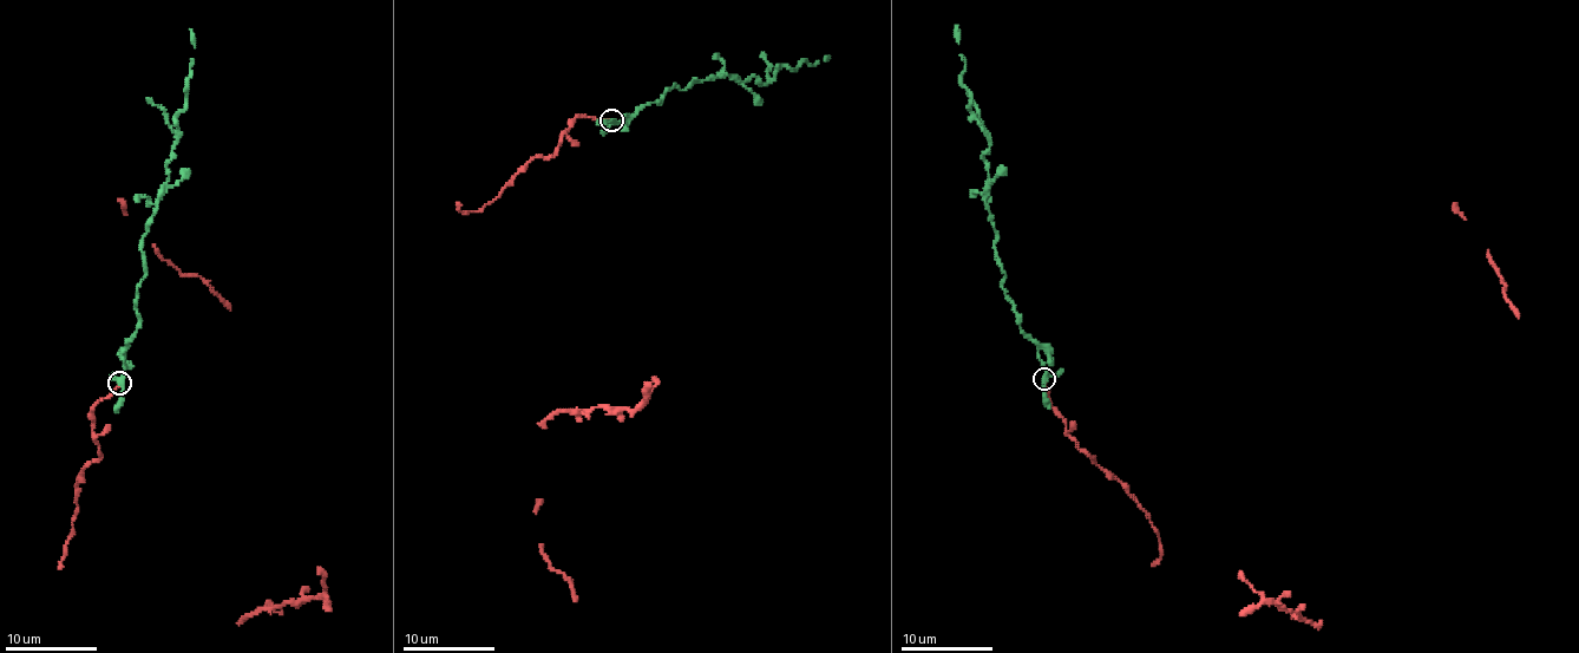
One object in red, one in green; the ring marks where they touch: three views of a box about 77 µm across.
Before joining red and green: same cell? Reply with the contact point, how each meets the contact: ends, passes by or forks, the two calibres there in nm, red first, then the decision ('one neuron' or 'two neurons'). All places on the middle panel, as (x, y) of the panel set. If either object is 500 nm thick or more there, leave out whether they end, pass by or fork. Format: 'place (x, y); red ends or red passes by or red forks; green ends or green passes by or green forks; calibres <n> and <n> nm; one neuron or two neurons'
place (611, 119); red ends; green forks; calibres 150 and 190 nm; one neuron

